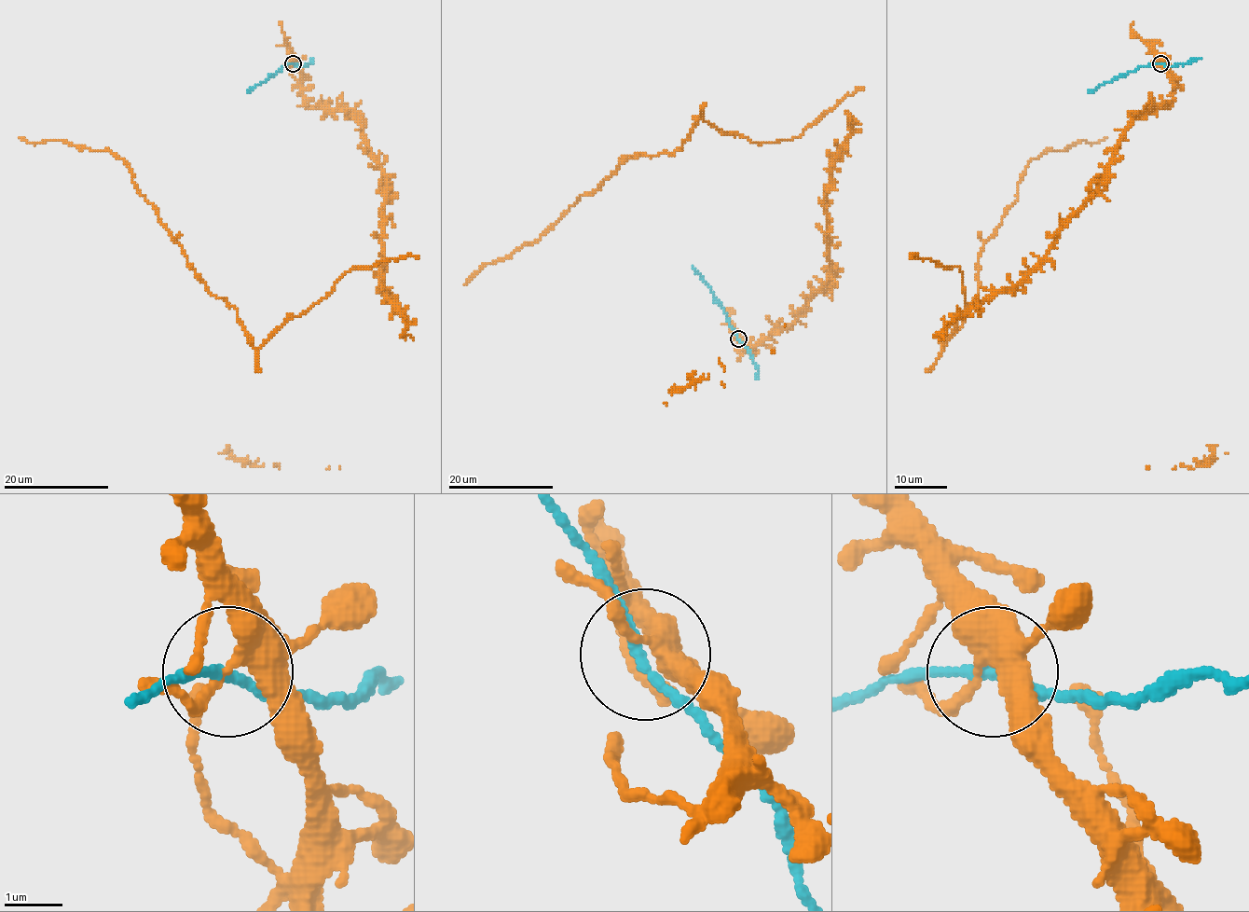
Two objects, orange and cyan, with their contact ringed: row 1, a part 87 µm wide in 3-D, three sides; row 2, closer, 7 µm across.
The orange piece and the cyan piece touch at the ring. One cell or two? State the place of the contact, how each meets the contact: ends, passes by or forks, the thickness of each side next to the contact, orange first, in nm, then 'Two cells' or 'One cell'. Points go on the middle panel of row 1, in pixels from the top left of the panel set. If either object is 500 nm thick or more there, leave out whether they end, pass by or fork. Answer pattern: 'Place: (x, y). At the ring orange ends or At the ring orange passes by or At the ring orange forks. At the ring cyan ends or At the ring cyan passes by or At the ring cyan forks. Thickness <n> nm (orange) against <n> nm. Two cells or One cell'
Place: (738, 338). At the ring orange forks. At the ring cyan passes by. Thickness 360 nm (orange) against 140 nm. One cell

